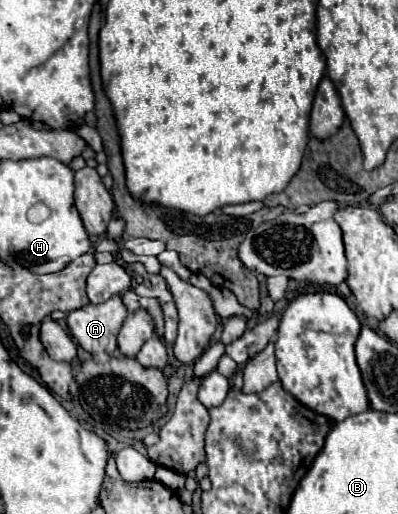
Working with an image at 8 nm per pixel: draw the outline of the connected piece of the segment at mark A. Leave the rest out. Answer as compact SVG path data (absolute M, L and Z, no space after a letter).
M121 295L105 303L87 303L67 315L67 327L73 339L89 353L113 353L117 349L117 333L127 319Z

